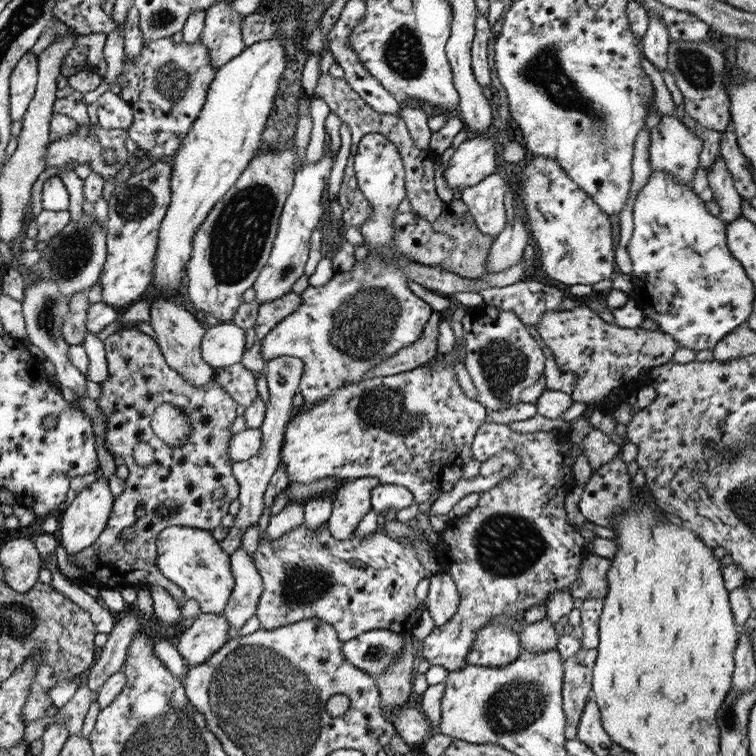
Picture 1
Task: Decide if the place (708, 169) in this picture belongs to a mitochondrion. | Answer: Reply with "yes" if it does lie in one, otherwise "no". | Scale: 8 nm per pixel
no

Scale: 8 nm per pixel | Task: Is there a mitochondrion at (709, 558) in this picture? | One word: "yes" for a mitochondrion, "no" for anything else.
no

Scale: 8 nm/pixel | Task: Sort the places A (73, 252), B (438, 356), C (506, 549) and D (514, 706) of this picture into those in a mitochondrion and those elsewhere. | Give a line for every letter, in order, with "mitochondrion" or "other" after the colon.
A: mitochondrion
B: other
C: mitochondrion
D: mitochondrion

